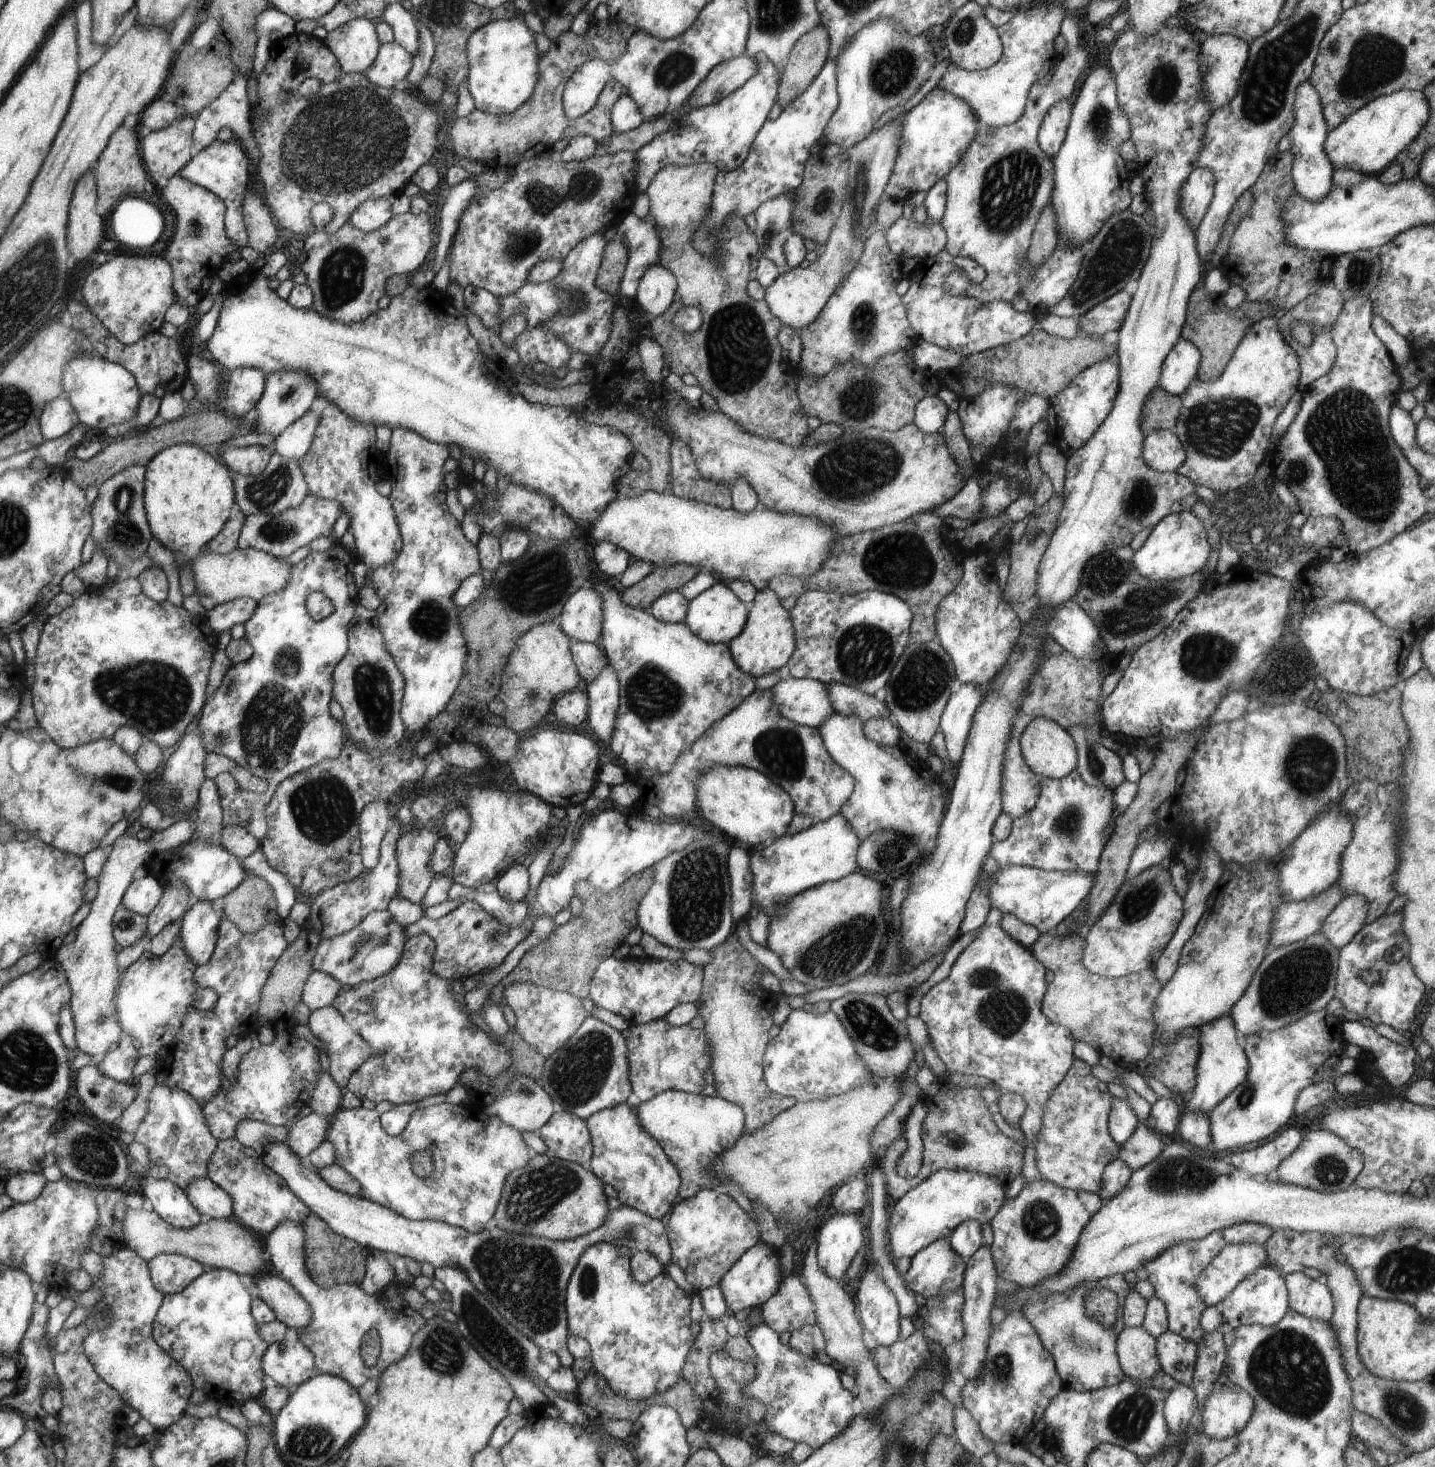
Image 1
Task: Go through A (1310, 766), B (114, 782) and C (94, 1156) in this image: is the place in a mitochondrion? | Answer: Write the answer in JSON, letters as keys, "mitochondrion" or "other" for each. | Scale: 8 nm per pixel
{"A":"mitochondrion","B":"mitochondrion","C":"mitochondrion"}

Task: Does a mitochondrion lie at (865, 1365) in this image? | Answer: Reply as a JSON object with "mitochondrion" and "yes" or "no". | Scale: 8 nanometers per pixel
{"mitochondrion":"no"}

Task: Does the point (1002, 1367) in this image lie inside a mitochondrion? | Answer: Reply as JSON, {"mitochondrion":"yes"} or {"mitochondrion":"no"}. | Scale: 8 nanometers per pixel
{"mitochondrion":"yes"}

